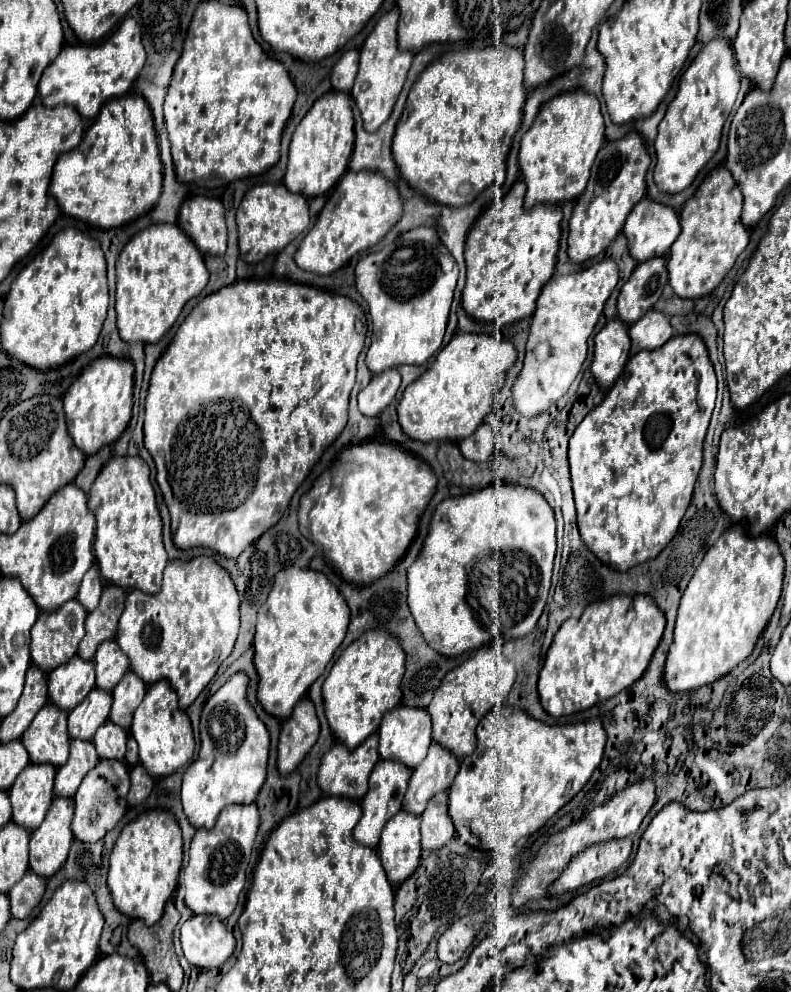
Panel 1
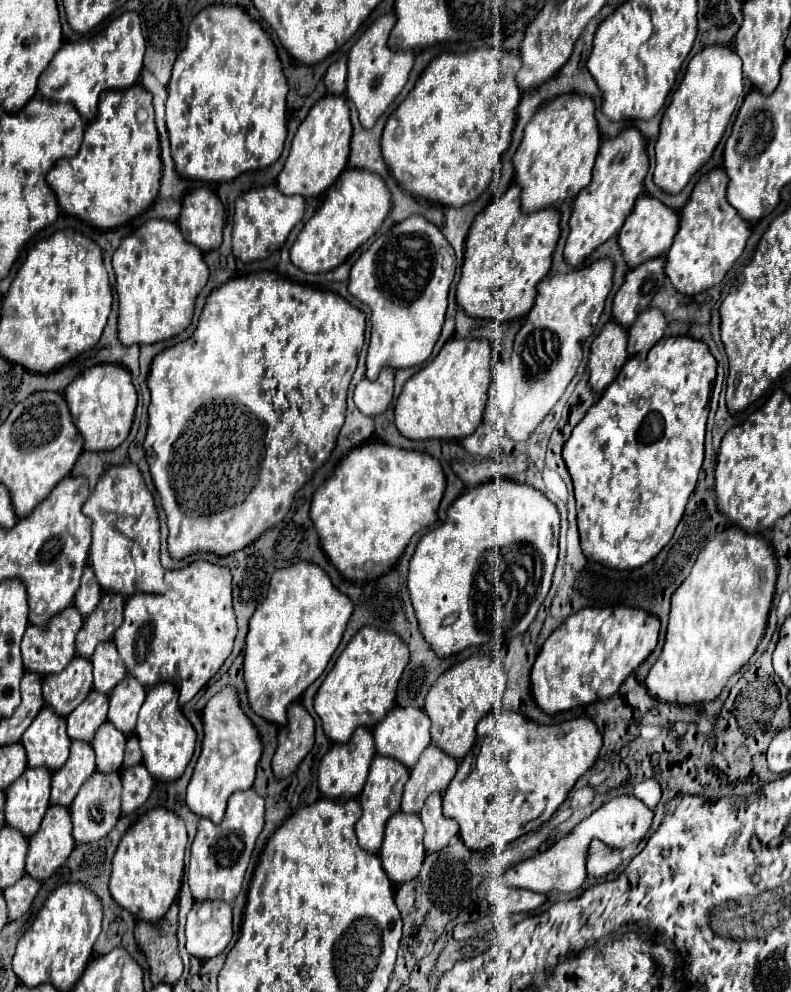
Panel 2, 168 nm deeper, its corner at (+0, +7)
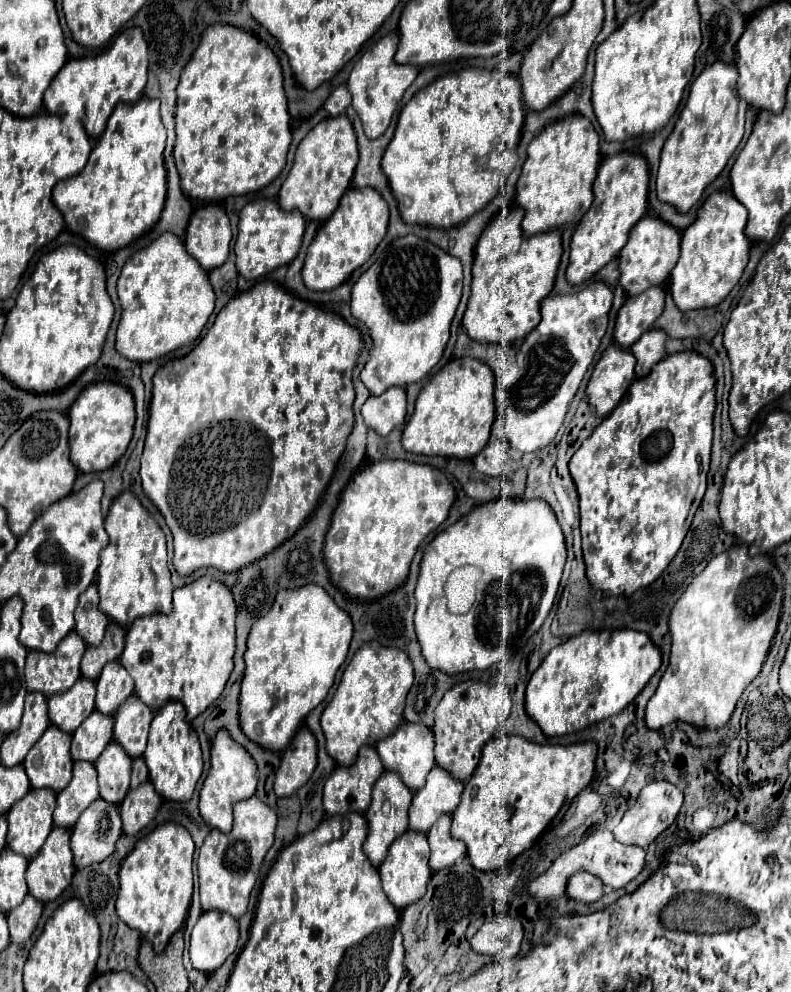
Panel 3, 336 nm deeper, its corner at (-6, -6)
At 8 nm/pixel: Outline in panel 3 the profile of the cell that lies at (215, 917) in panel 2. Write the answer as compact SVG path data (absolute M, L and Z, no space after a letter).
M206 911L190 935L190 961L194 969L212 973L236 949L238 921L220 911Z

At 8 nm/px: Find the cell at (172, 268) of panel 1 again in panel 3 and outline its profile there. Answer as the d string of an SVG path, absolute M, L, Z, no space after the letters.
M172 233L160 235L126 261L116 291L122 309L116 351L134 363L154 361L178 347L194 343L214 311L214 291L208 273Z

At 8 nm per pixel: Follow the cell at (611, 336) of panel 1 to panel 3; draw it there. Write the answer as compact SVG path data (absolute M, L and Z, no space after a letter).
M616 343L602 353L586 385L588 405L598 417L610 415L620 403L622 395L634 381L634 365L636 359L632 359L632 353Z

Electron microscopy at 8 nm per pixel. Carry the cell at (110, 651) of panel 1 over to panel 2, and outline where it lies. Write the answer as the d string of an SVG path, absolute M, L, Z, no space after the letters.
M100 642L90 660L94 664L94 690L110 694L112 688L126 676L126 664L122 662L114 642Z

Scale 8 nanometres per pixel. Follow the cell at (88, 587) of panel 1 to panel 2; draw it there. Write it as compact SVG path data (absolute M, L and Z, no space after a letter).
M86 566L84 574L82 574L82 580L80 580L80 588L78 588L76 596L74 596L74 606L84 616L88 616L94 610L94 606L100 602L100 598L102 598L102 586L98 584L92 568Z

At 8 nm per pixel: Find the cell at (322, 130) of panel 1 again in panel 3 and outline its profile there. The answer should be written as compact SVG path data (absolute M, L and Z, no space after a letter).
M338 115L338 117L328 117L320 121L300 141L296 155L294 155L294 165L286 181L280 187L278 205L282 207L282 211L296 209L306 219L316 219L316 221L330 219L330 215L338 207L340 197L350 187L356 163L358 163L356 135L354 135L354 127L348 121L348 117Z

